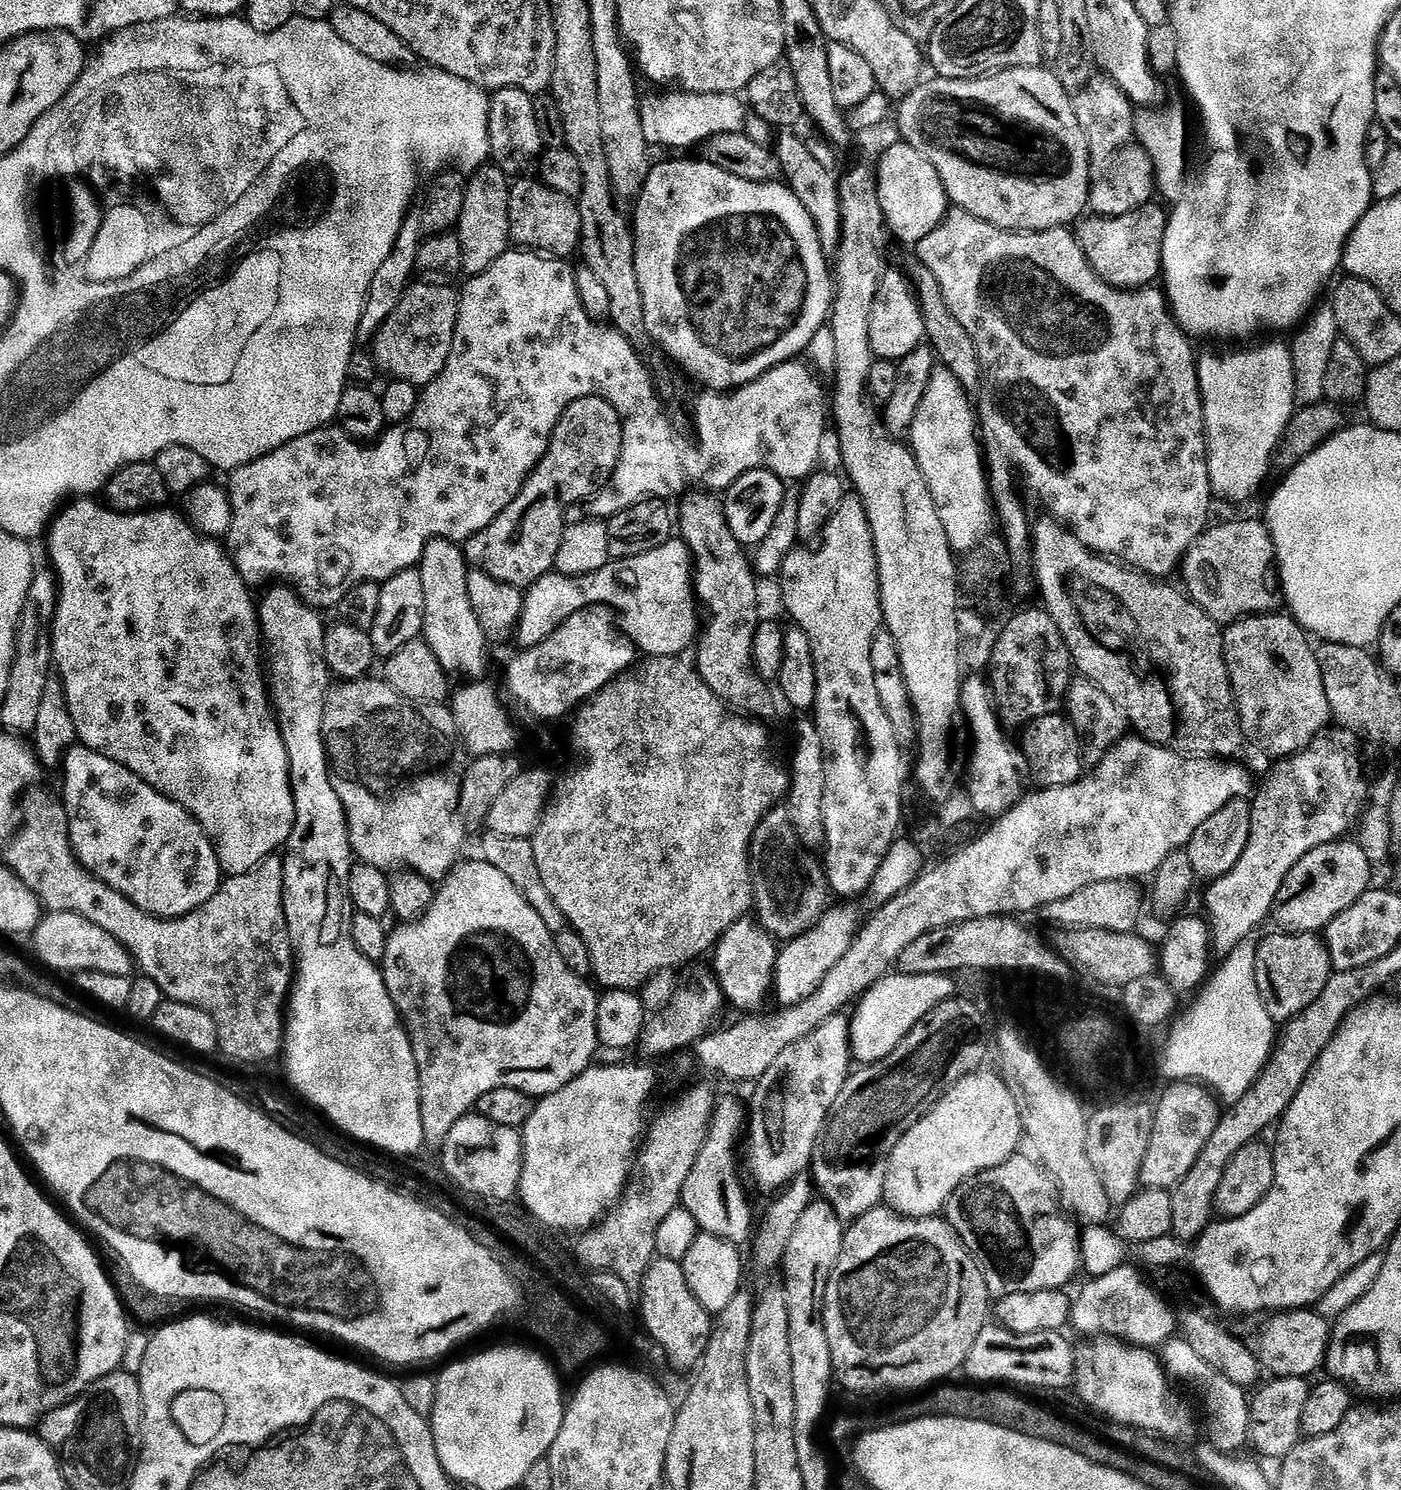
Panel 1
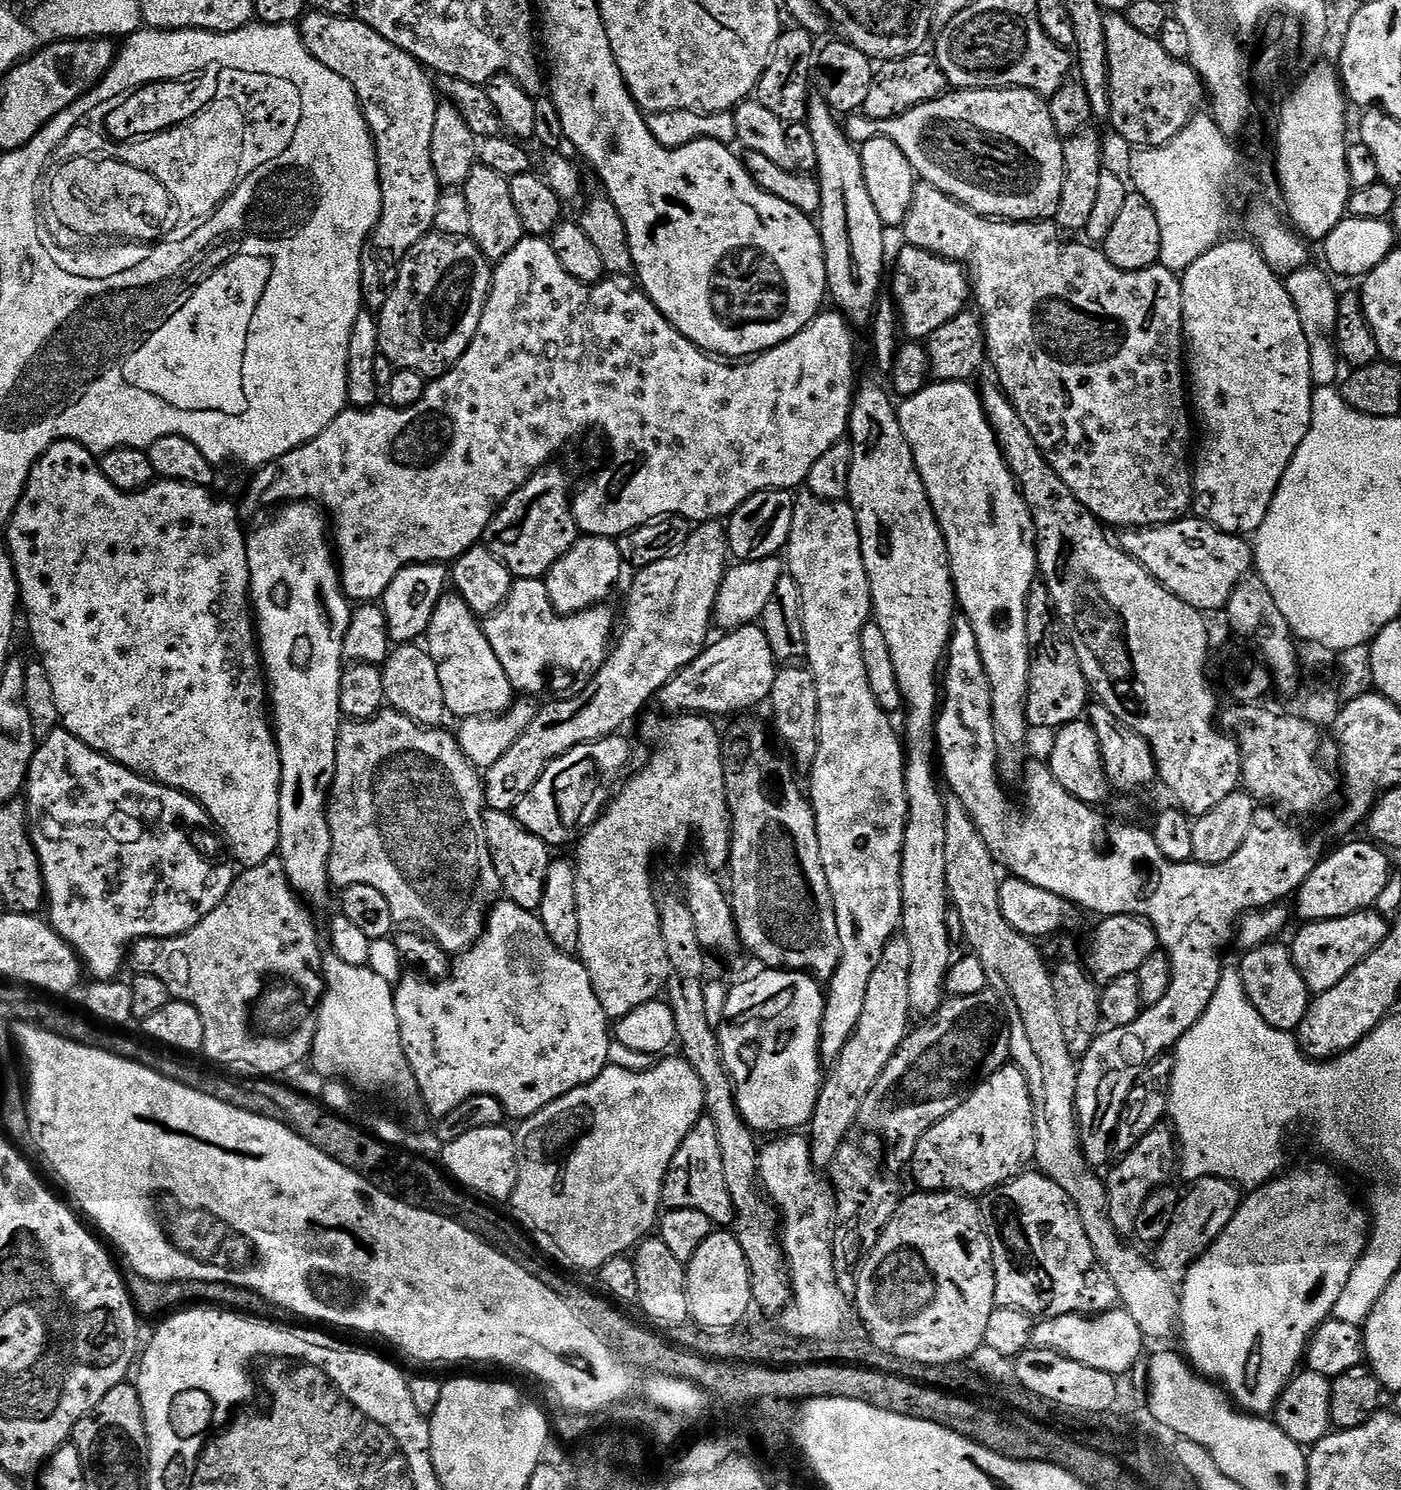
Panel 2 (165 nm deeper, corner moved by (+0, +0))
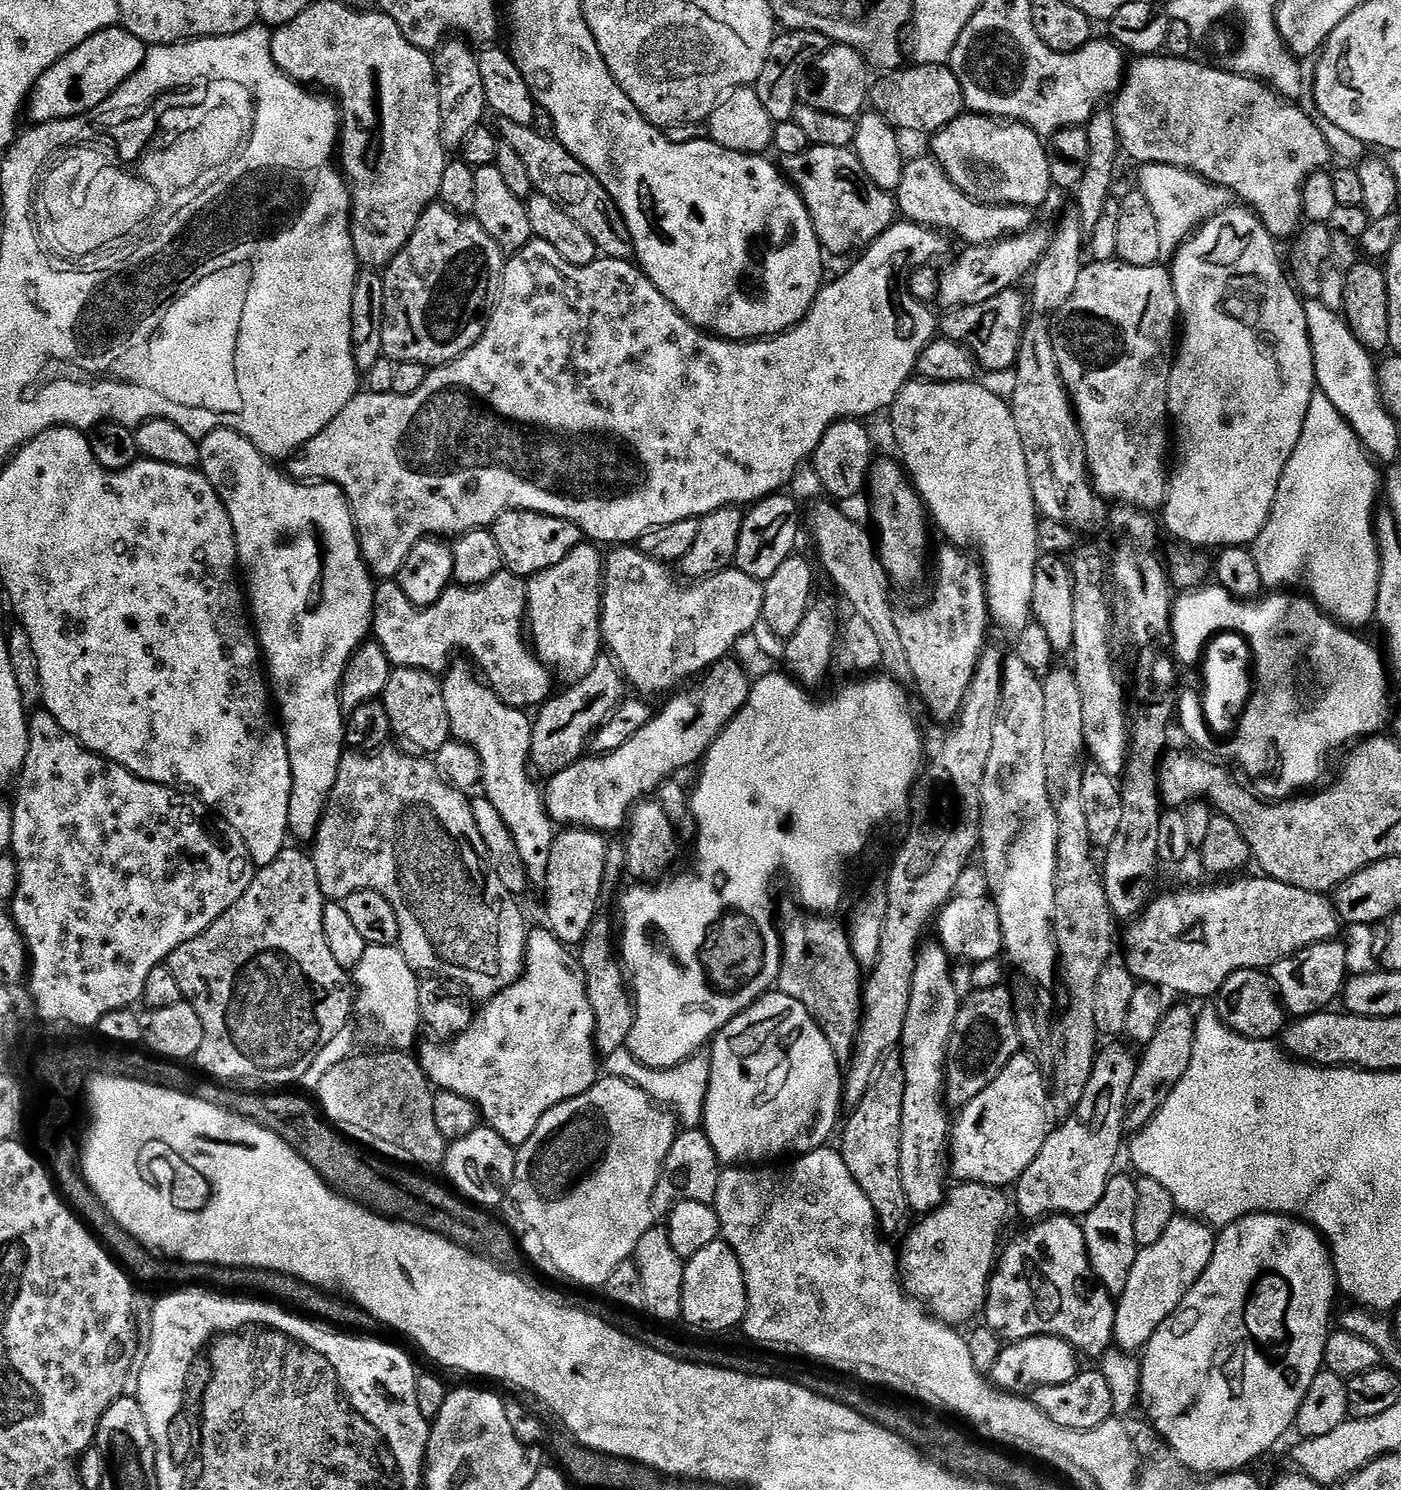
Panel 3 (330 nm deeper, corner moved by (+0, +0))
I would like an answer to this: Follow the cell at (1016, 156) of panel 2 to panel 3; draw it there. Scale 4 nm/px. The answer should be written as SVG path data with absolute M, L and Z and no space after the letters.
M965 114L935 133L931 140L931 155L942 165L954 186L982 204L1021 204L1024 208L1035 209L1036 204L1046 203L1052 192L1049 149L1040 133L1027 124Z

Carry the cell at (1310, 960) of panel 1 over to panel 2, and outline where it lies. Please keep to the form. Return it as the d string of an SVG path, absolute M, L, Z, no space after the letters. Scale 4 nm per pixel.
M1269 942L1258 948L1247 949L1238 961L1244 992L1250 998L1254 1010L1266 1018L1270 1026L1283 1032L1295 1033L1300 1027L1310 1003L1310 993L1302 974L1292 961L1291 951L1280 942Z

